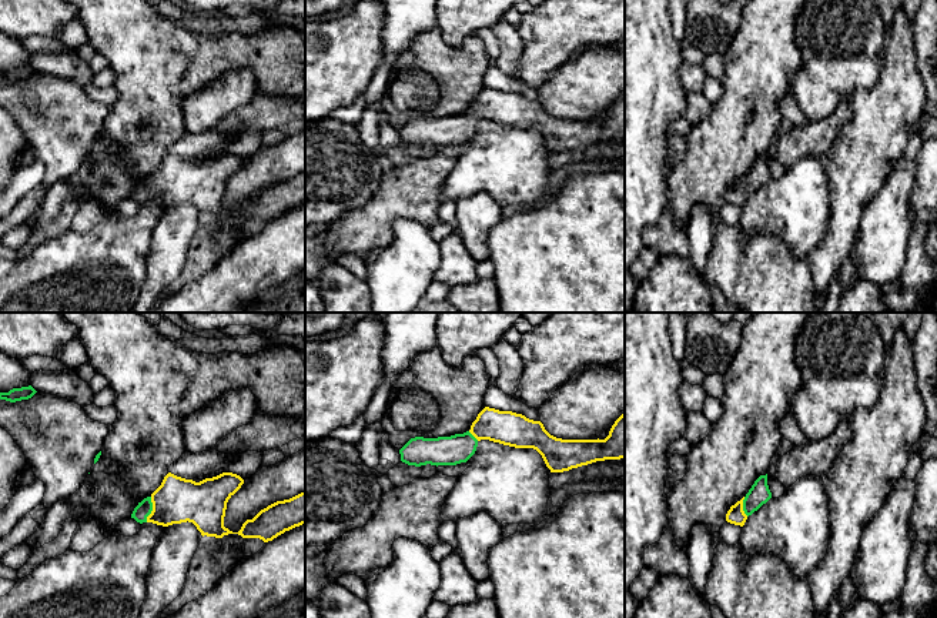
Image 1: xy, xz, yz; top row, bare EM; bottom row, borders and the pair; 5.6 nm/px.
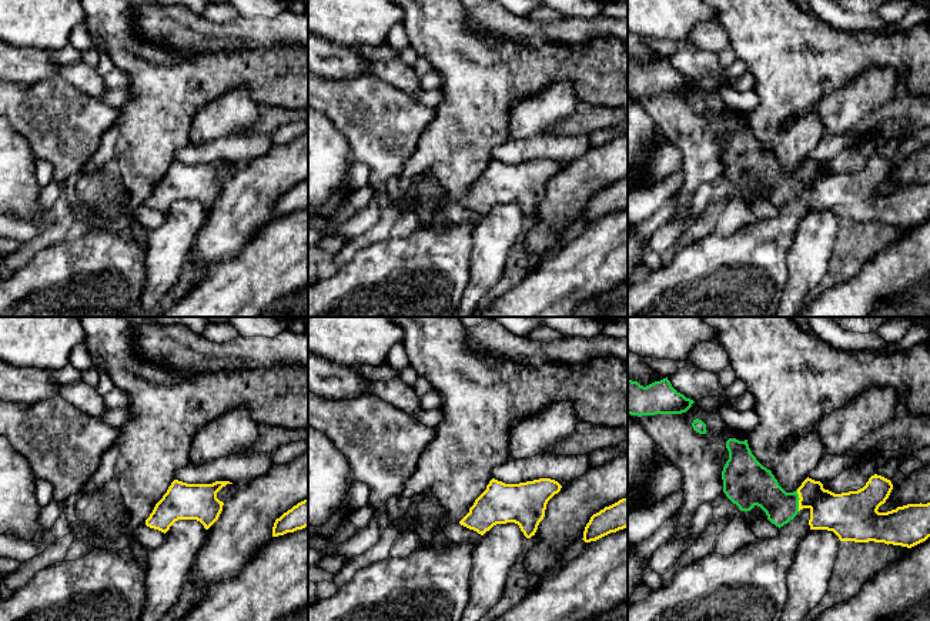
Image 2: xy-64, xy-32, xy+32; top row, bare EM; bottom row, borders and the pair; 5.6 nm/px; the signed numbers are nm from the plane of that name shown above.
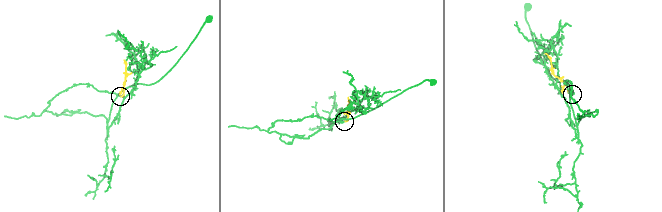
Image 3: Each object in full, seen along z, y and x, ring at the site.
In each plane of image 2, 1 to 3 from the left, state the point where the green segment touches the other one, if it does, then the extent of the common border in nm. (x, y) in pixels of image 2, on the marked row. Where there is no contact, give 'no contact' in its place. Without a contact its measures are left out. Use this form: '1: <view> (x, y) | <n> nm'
1: no contact
2: no contact
3: xy+32 (799, 500) | 120 nm

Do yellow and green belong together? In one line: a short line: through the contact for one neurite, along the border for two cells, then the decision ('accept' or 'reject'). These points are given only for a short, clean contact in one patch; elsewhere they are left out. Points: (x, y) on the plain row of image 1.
xy (177, 180), (163, 189), (153, 190), (143, 190) | accept

